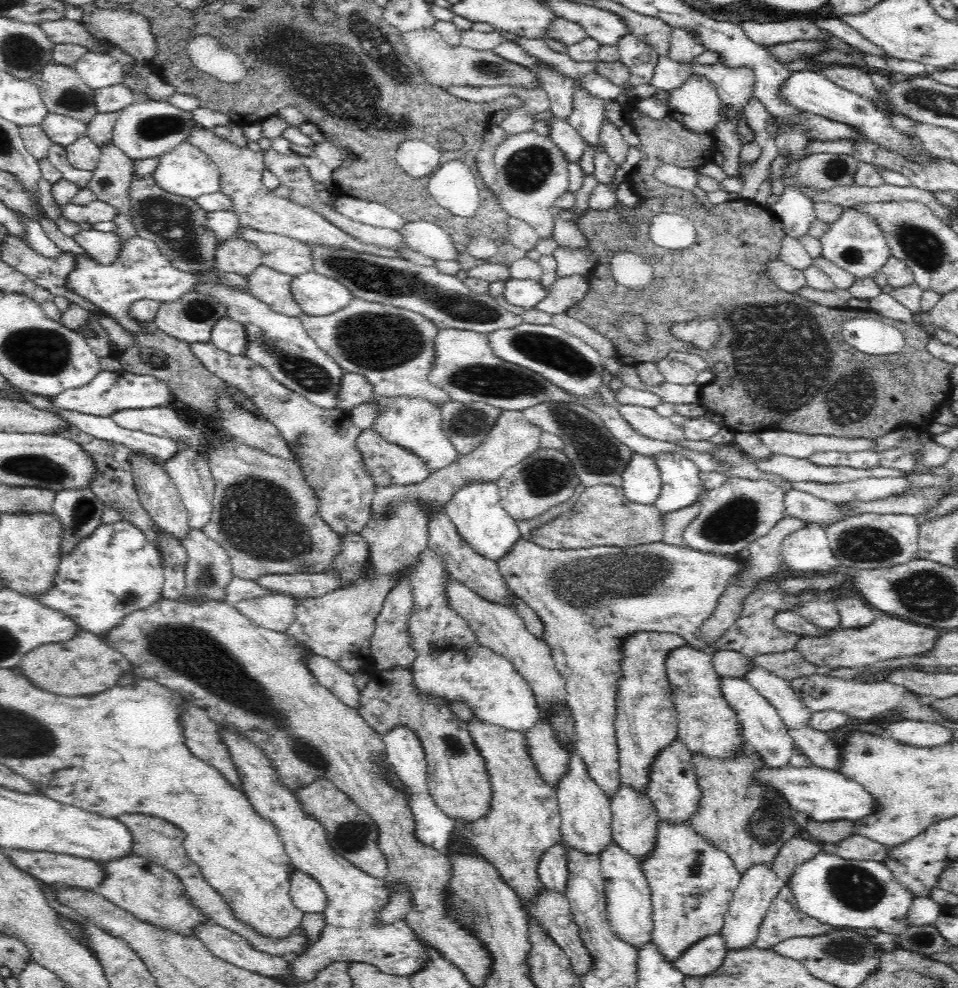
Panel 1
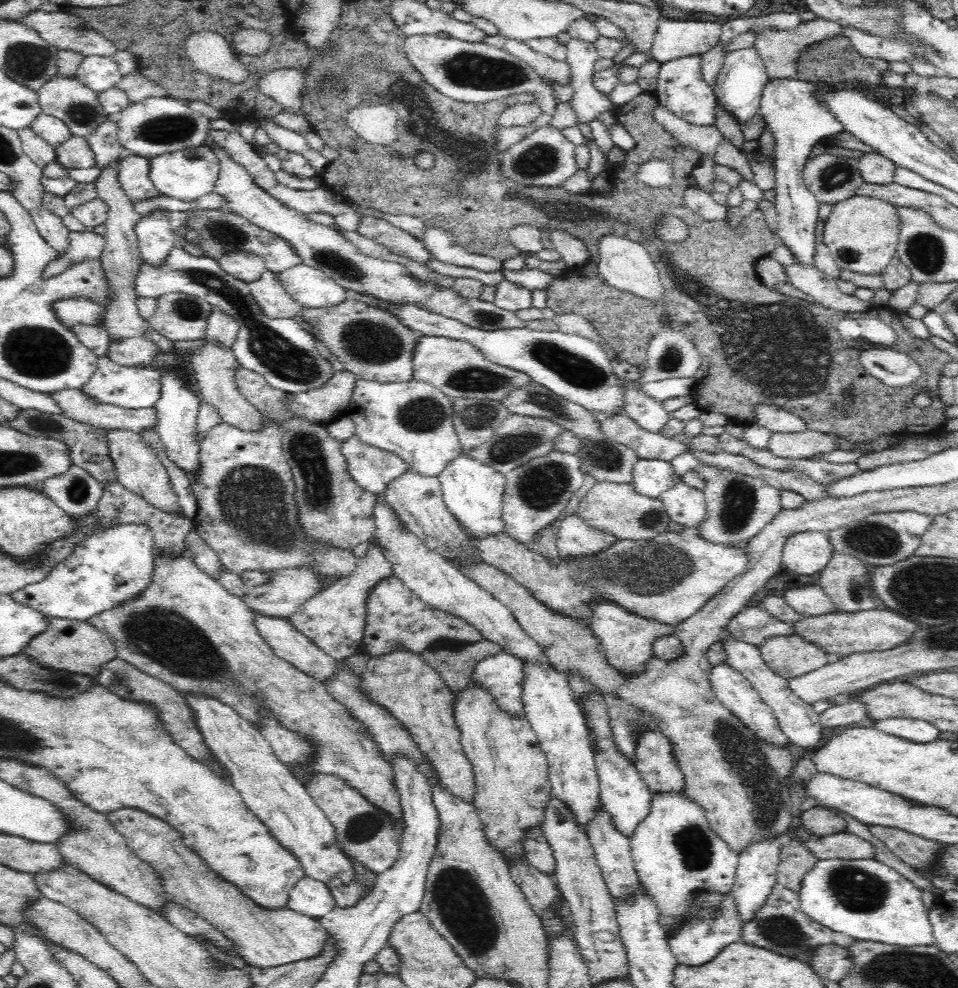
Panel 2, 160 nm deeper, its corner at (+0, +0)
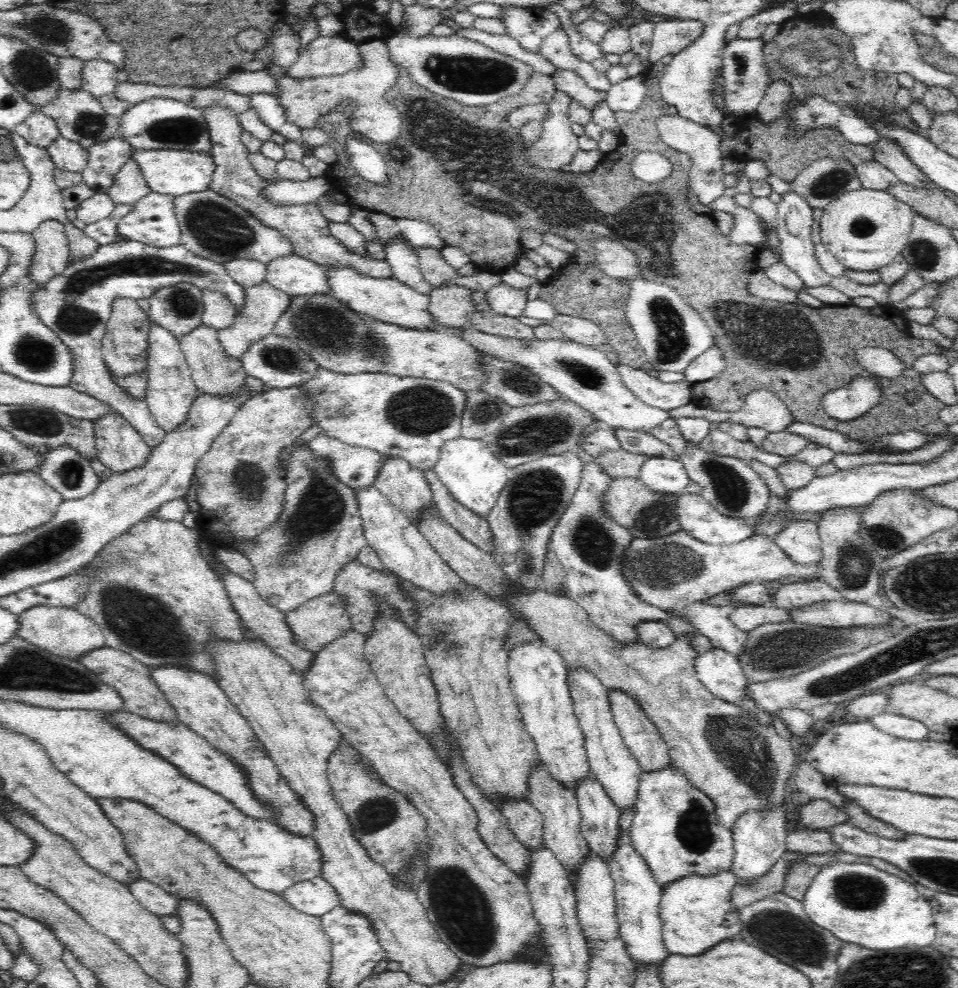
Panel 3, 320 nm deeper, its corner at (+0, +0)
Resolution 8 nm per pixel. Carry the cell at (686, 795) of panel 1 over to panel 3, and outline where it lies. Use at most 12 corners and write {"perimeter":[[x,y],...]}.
{"perimeter":[[610,689],[623,742],[650,772],[672,765],[668,745],[638,701]]}

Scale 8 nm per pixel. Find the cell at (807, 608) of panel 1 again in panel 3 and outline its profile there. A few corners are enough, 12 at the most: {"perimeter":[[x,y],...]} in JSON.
{"perimeter":[[824,580],[787,581],[770,606],[806,607],[841,599]]}

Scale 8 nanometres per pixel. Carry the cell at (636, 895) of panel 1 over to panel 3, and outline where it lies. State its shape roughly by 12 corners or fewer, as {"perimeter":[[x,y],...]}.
{"perimeter":[[592,776],[577,784],[581,834],[609,862],[620,809]]}

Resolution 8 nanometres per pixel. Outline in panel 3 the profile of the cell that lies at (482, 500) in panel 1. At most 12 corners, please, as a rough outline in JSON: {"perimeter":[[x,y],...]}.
{"perimeter":[[482,439],[445,440],[434,468],[454,499],[487,518],[509,469]]}

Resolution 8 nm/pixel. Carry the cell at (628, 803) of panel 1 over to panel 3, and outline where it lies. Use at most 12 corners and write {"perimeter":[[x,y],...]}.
{"perimeter":[[568,667],[590,776],[620,811],[635,810],[640,773],[614,722],[609,690]]}

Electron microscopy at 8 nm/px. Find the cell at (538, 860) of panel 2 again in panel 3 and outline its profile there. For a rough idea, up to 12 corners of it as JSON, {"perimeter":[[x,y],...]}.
{"perimeter":[[506,799],[501,811],[529,851],[543,842],[544,817],[526,799]]}

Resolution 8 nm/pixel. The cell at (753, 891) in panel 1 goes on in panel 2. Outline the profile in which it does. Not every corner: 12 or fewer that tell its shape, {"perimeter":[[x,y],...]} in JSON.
{"perimeter":[[781,837],[739,854],[731,895],[746,924],[777,883]]}

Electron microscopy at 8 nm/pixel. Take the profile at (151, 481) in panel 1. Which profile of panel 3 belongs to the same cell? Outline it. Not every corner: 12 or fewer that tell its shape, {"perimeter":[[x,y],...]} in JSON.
{"perimeter":[[120,413],[93,422],[98,459],[142,467],[152,447]]}

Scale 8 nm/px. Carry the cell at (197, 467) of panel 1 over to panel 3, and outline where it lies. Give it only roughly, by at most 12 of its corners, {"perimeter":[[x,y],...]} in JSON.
{"perimeter":[[150,318],[145,401],[160,428],[199,393],[179,338]]}

